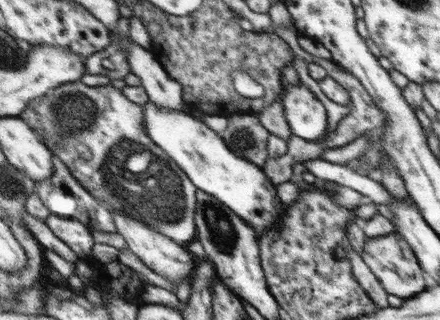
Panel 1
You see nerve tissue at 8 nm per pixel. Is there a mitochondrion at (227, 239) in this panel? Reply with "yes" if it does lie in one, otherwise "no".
yes

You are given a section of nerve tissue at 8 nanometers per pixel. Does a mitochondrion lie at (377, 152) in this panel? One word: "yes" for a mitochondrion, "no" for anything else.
yes

